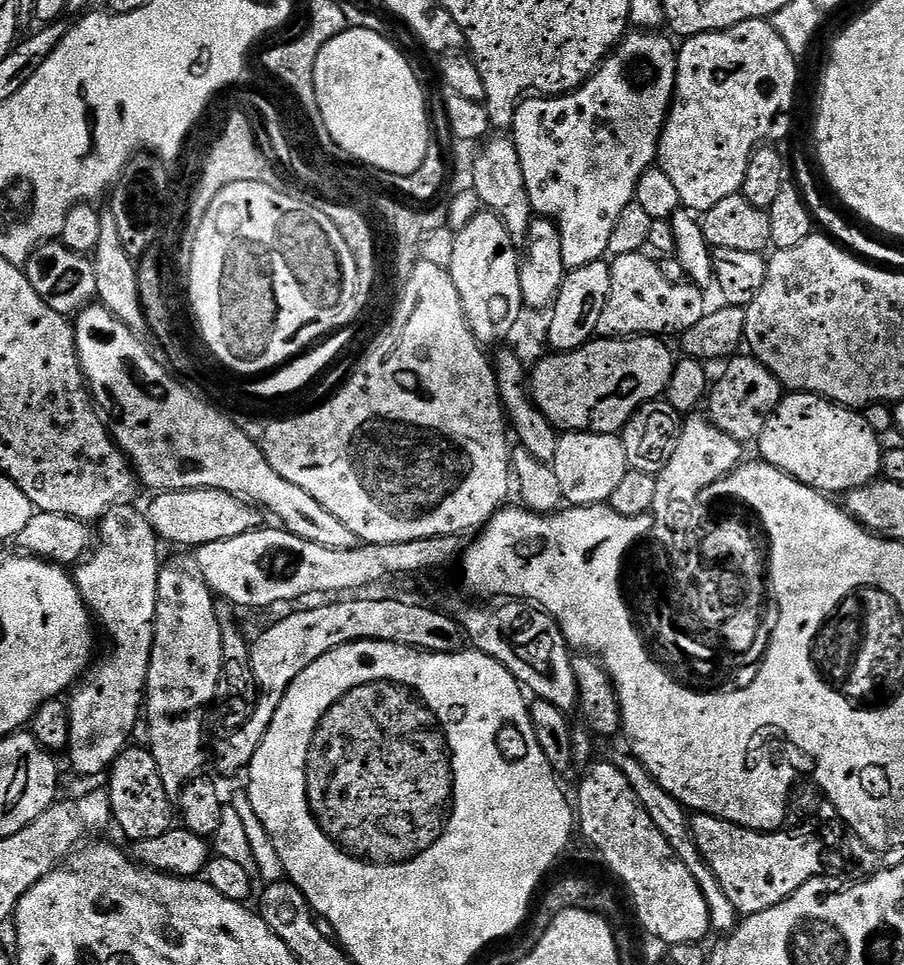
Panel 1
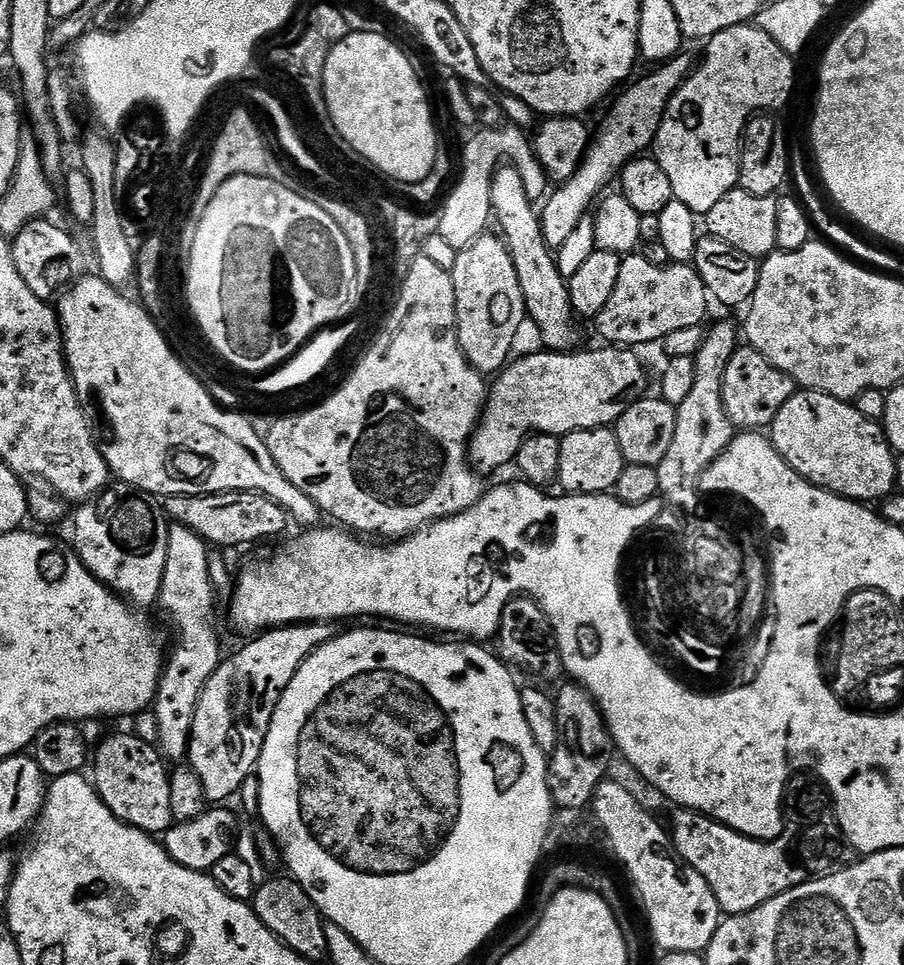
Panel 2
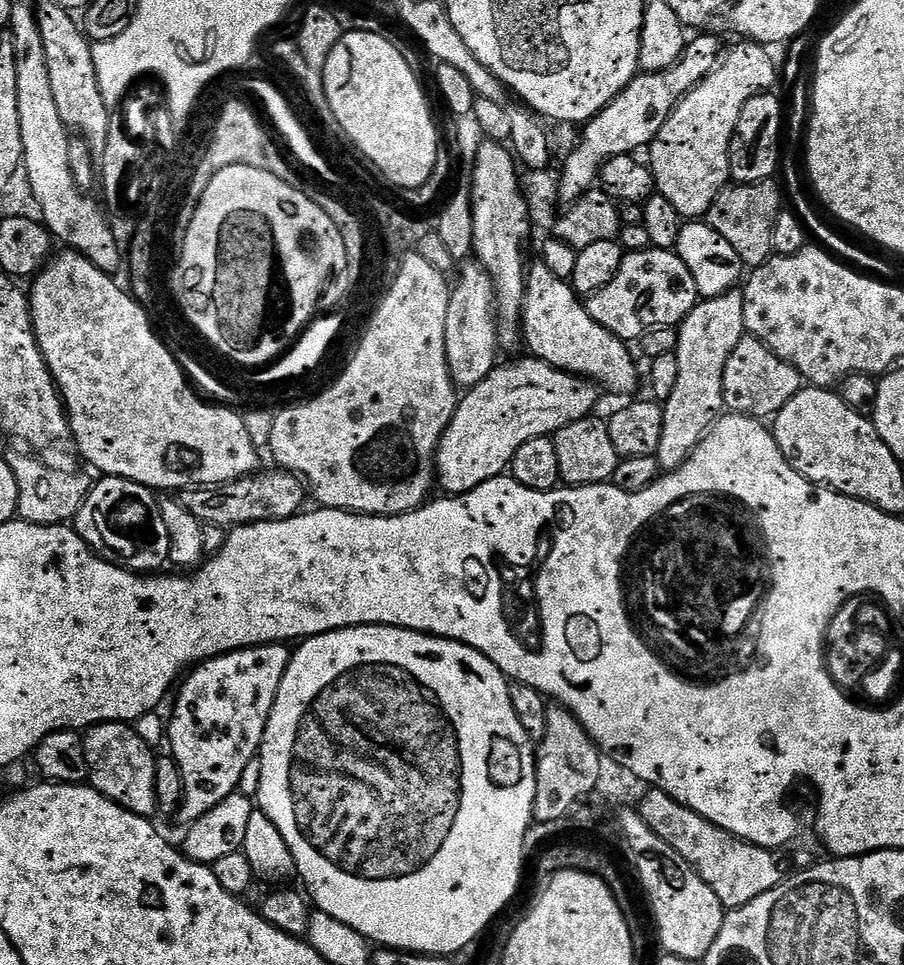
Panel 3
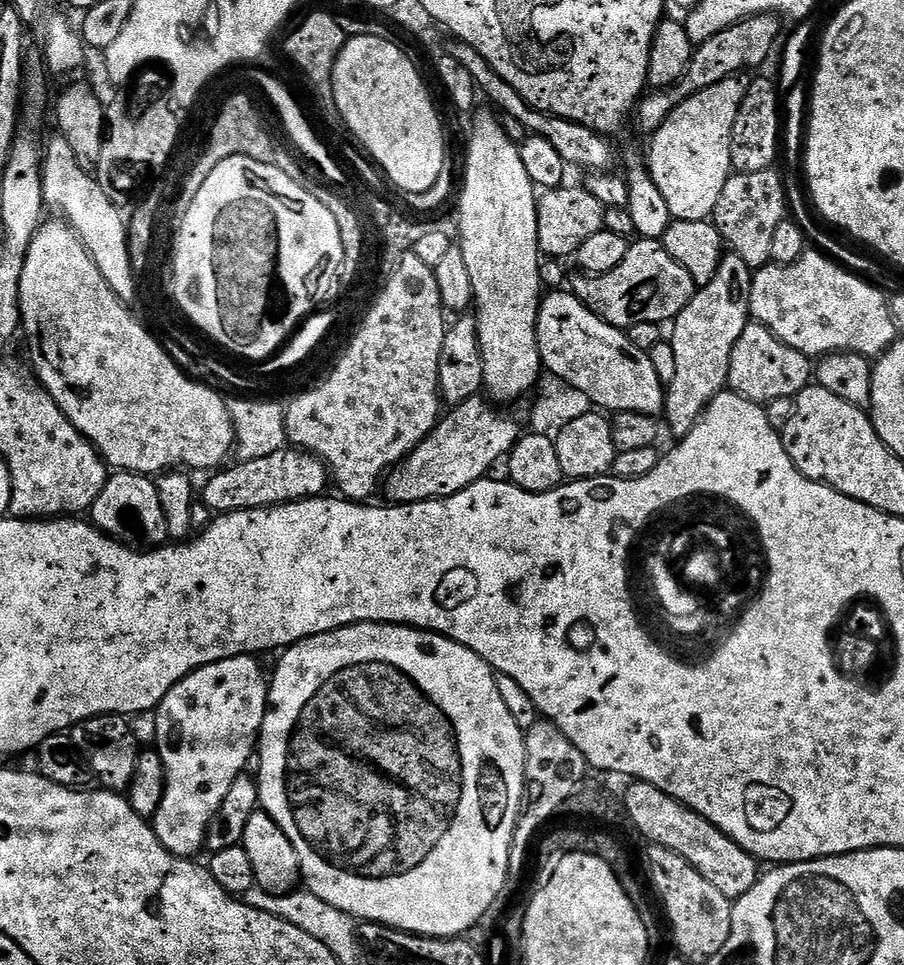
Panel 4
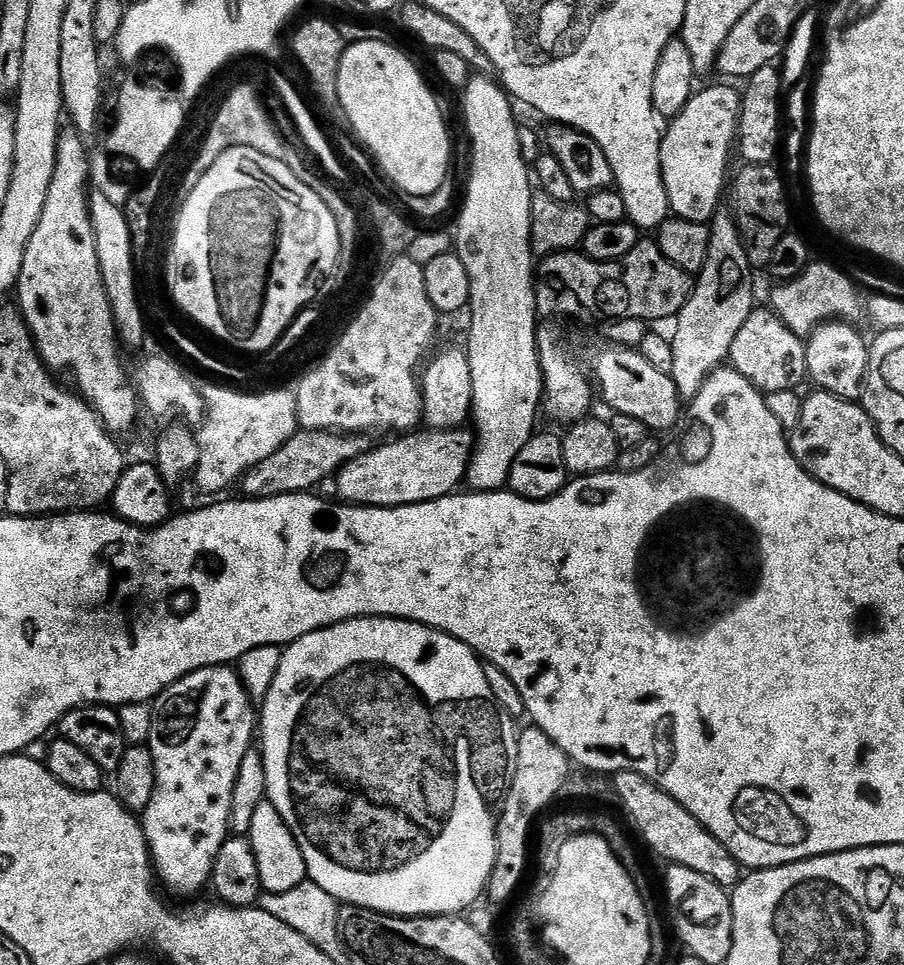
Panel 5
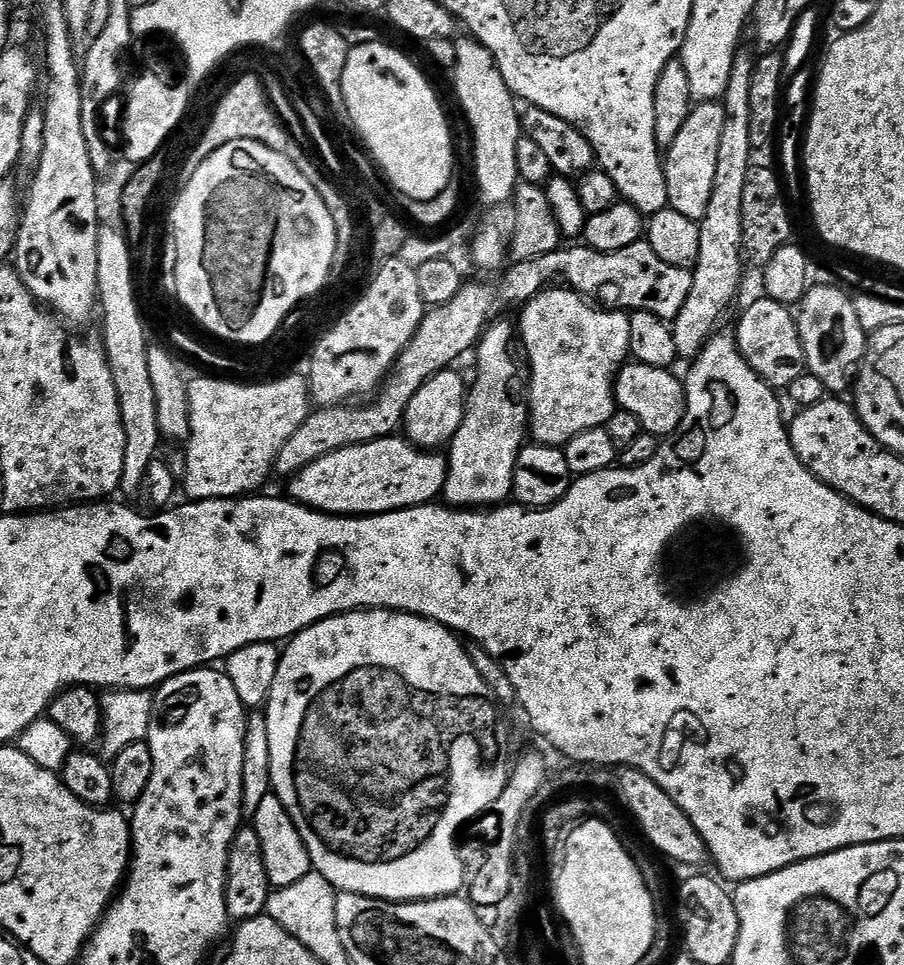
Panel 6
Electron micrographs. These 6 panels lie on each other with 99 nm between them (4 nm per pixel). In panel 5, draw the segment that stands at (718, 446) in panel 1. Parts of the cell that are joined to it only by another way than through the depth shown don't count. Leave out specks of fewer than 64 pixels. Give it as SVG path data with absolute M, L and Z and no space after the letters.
M717 211L710 221L704 265L695 277L688 301L674 318L676 329L670 332L674 350L674 366L670 375L681 401L691 402L708 375L728 360L734 337L742 328L742 322L750 318L754 307L752 275L754 269L748 262L735 220L727 211Z

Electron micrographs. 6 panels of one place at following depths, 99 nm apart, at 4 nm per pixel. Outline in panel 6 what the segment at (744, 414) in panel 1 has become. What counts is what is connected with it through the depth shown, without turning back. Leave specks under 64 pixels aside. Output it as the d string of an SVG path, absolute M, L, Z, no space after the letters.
M759 298L740 316L734 335L744 361L752 367L773 390L787 390L800 376L805 375L802 339L799 337L796 316L786 304Z

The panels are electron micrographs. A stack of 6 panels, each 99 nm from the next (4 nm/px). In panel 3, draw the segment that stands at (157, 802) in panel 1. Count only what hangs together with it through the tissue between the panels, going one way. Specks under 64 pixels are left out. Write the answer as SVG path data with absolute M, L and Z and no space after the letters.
M125 721L96 724L85 731L82 741L89 785L124 809L139 816L153 817L158 810L154 794L154 766L158 758L138 736L135 727Z

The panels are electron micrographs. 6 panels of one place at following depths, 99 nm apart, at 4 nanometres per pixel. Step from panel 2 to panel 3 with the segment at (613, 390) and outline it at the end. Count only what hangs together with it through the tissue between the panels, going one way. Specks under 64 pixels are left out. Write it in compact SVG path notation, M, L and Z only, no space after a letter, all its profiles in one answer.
M527 358L528 360L516 360L513 364L501 363L499 366L492 369L492 373L486 378L482 378L482 382L478 382L478 386L467 389L459 397L456 405L456 413L450 418L450 422L446 426L446 430L442 434L439 444L436 446L434 453L434 476L440 484L445 488L445 493L452 496L462 496L464 493L474 490L478 486L482 486L482 482L490 482L490 478L495 476L505 475L511 469L512 459L514 454L518 454L518 450L522 446L526 446L526 442L530 442L536 436L551 437L553 434L560 431L570 422L578 422L579 420L589 419L593 415L592 412L596 408L596 392L598 393L597 385L593 384L590 380L585 380L581 377L574 376L570 372L563 372L554 366L550 366L544 360L537 360L535 358Z

